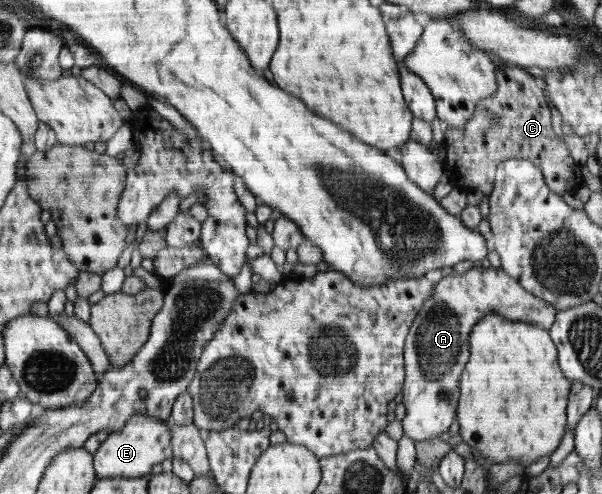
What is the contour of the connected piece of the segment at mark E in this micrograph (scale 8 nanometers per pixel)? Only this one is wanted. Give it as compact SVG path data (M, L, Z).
M141 414L130 418L125 427L109 434L93 453L97 478L140 478L148 475L154 464L162 463L166 458L173 458L173 437L170 428L171 423L162 423Z

